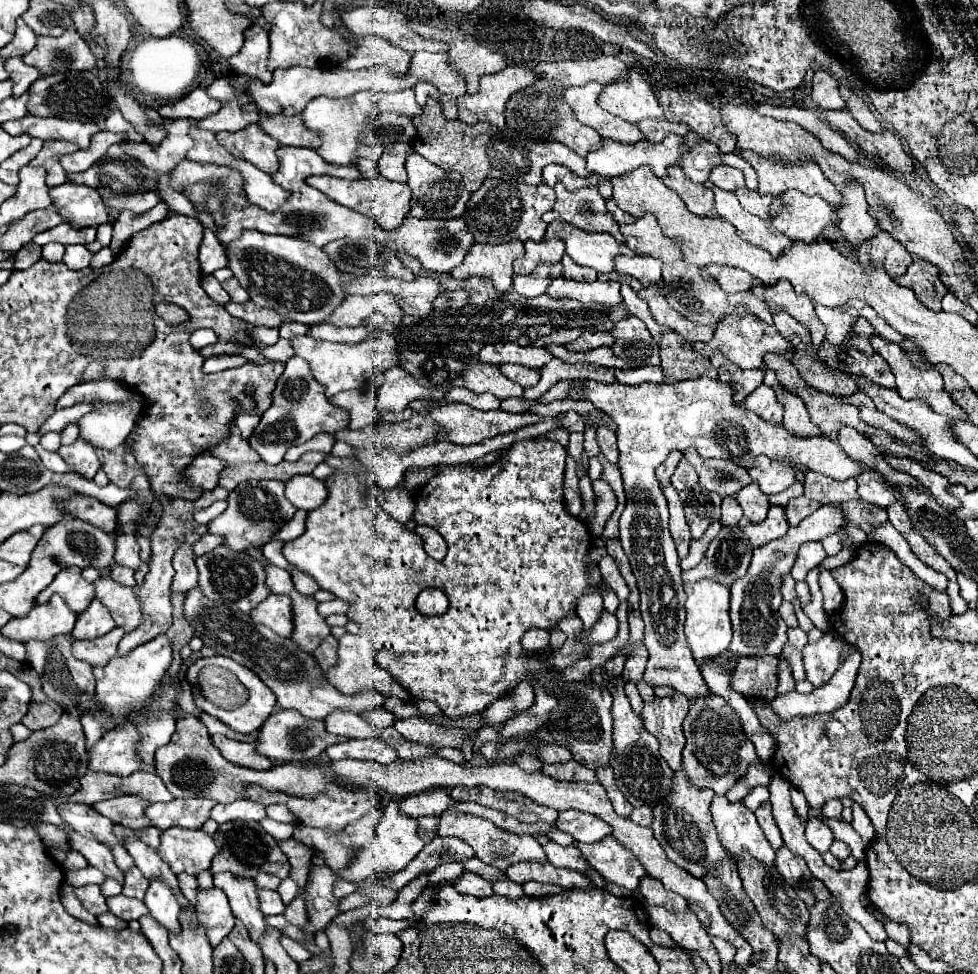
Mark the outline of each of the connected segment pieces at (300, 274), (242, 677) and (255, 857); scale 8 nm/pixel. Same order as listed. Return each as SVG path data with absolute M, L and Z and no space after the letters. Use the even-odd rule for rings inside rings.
M250 229L226 245L226 259L228 269L250 293L250 301L258 307L274 309L284 319L306 325L324 321L346 297L342 287L354 279L354 275L338 271L334 261L308 241Z
M214 655L214 657L202 657L198 659L190 669L188 669L188 681L194 685L194 681L198 681L198 669L202 669L202 665L222 665L222 669L230 669L230 673L234 673L234 677L238 677L238 681L242 681L242 685L246 685L246 705L238 705L238 709L214 709L214 705L210 705L210 701L206 701L206 697L202 697L202 693L198 693L198 689L194 689L194 701L196 705L206 711L208 715L220 719L222 723L230 725L234 731L238 733L252 733L256 729L260 729L264 725L264 721L270 717L270 713L274 711L274 705L276 705L276 697L274 693L270 693L270 689L260 681L258 675L254 675L250 669L246 669L244 665L236 663L234 659L228 659L224 655Z
M230 821L218 825L218 831L214 833L214 841L218 845L218 855L212 861L212 873L230 871L238 877L256 877L258 873L272 873L280 879L286 879L290 873L288 857L280 851L274 837L270 837L260 823L256 821Z

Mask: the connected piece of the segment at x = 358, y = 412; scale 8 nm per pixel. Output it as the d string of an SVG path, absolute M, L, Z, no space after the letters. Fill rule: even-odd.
M342 391L330 399L334 405L346 409L350 413L350 429L364 429L366 425L374 425L378 421L378 413L374 411L376 395L366 391Z

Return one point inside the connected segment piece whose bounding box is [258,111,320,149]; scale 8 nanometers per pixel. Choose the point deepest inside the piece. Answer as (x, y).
(286, 130)

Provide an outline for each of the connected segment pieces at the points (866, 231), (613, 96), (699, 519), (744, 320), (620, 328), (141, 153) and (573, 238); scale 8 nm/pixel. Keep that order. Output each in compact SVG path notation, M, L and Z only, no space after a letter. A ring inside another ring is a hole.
M846 183L840 193L844 197L844 205L836 209L838 229L850 247L858 247L862 241L866 241L866 237L874 237L874 233L878 233L878 225L868 215L864 191L858 183Z
M630 71L626 81L612 81L604 87L598 97L598 105L606 109L606 113L630 123L646 117L662 117L662 107L652 87L636 71Z
M700 485L692 489L680 491L680 499L684 503L684 513L694 539L700 539L706 529L720 519L720 495L712 491L704 491Z
M738 305L738 309L734 313L730 313L726 319L722 319L714 331L714 337L708 343L694 343L694 349L698 353L706 353L706 357L712 357L716 353L722 353L724 357L728 357L734 365L742 367L742 369L754 369L754 367L762 367L762 359L766 353L788 353L790 345L786 343L786 339L776 331L774 325L764 323L762 319L754 317L752 313L744 313L744 307Z
M630 315L610 331L614 337L612 351L622 357L630 367L660 365L660 349L656 339L648 333L642 319Z
M178 119L168 123L166 137L158 147L150 143L120 143L122 151L148 169L158 169L158 173L170 173L174 165L182 159L186 159L186 151L192 147L190 137L190 123L186 119Z
M552 221L548 225L544 241L552 237L562 239L566 243L566 253L572 257L574 263L592 267L598 273L614 271L616 255L634 255L628 245L618 243L608 233L586 233L564 221Z

